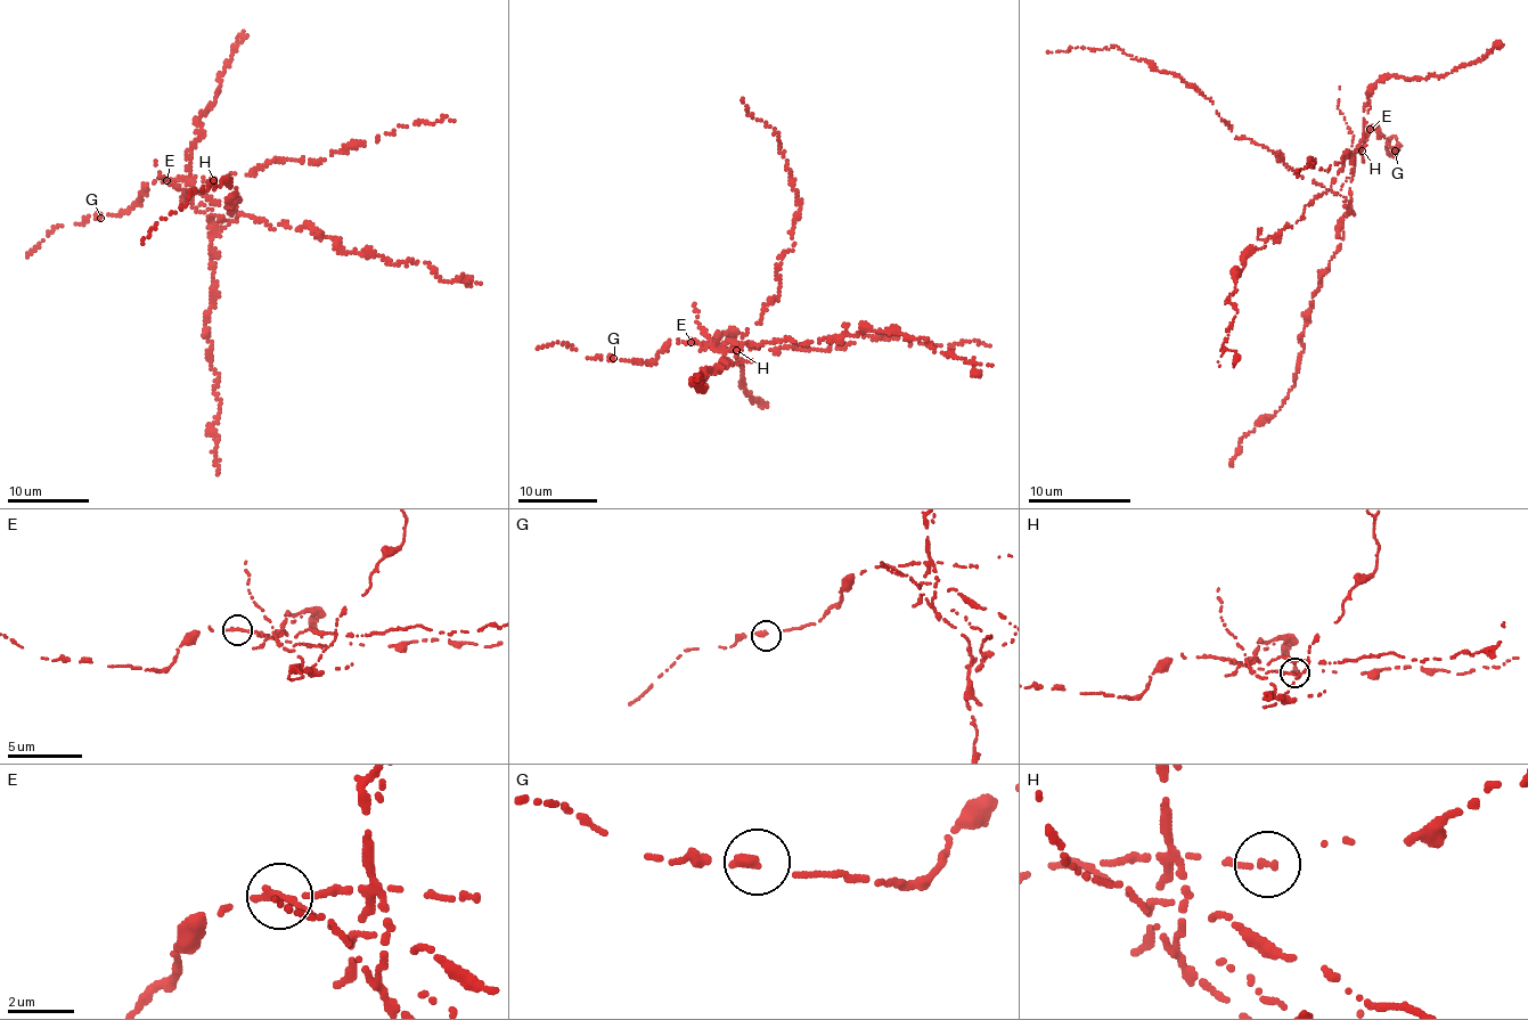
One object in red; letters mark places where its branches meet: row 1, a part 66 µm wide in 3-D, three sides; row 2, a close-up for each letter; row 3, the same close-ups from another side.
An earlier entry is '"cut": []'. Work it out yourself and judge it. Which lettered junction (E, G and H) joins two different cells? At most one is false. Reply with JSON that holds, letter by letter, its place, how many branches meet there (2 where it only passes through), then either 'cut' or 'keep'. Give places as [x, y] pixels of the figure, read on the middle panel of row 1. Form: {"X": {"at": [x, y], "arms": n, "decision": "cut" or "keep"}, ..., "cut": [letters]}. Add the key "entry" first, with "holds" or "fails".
{"entry": "fails", "E": {"at": [691, 342], "arms": 1, "decision": "cut"}, "G": {"at": [613, 358], "arms": 2, "decision": "keep"}, "H": {"at": [736, 350], "arms": 1, "decision": "keep"}, "cut": ["E"]}

